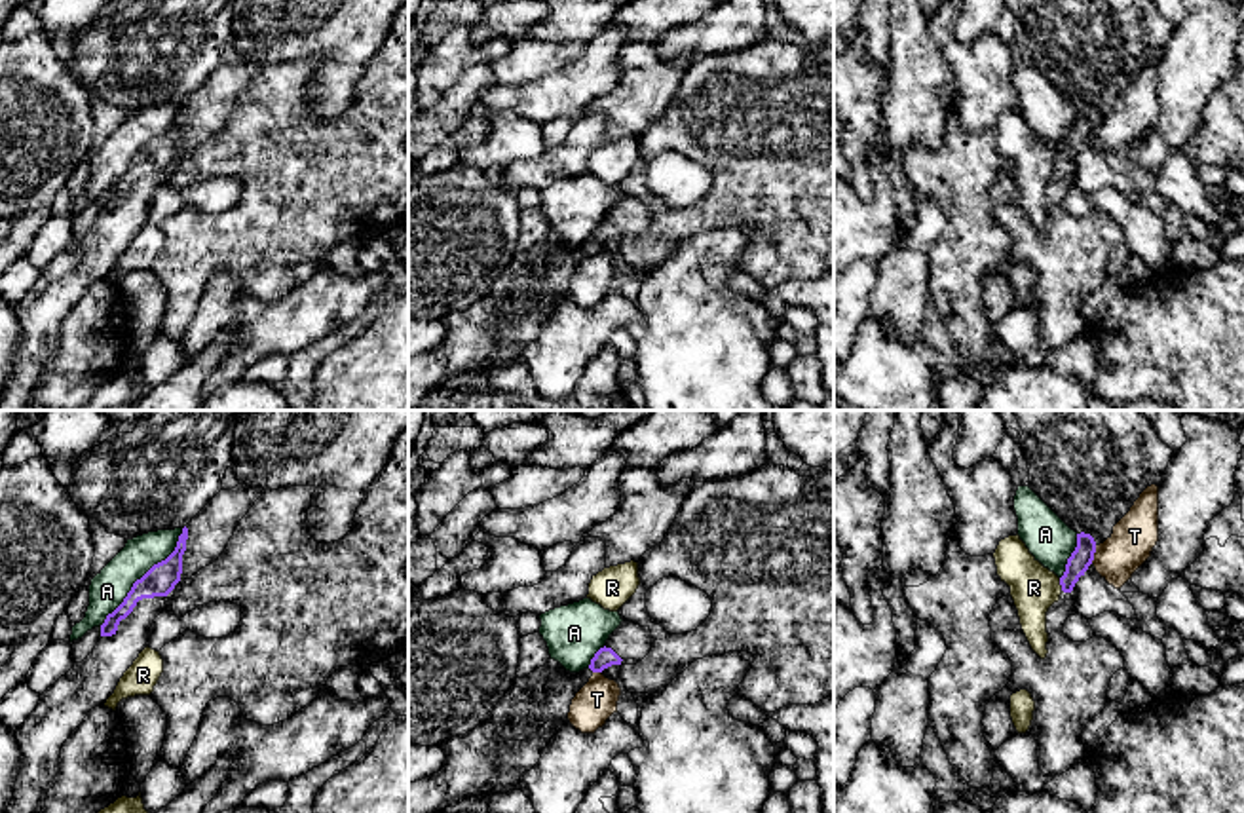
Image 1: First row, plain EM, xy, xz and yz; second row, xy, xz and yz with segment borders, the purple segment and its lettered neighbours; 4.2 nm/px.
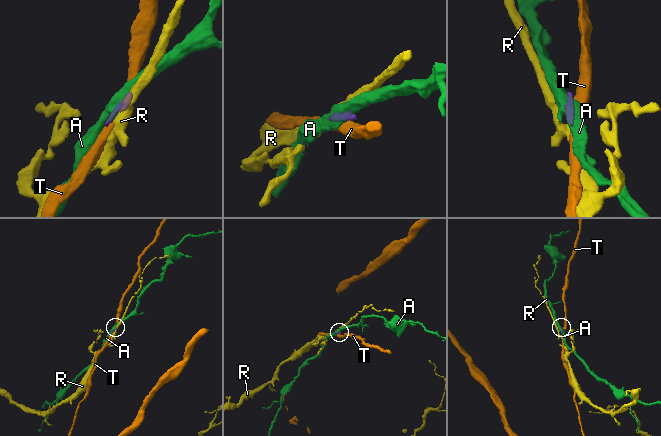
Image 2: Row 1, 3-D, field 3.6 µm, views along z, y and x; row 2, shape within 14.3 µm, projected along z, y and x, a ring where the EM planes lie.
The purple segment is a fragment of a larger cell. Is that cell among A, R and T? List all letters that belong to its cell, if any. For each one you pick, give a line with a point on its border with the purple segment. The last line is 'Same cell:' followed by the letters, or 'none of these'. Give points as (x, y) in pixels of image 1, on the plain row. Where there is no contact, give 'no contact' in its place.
Same cell: none of these

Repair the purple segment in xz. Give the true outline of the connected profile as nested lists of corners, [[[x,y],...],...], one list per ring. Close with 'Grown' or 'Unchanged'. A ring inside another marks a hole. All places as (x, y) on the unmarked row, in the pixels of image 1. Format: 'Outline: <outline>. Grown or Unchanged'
Outline: [[[632,196],[621,199],[610,209],[606,218],[594,228],[589,243],[602,247],[612,239],[621,239],[623,234],[642,236],[651,224],[650,201],[640,201]]]. Grown

